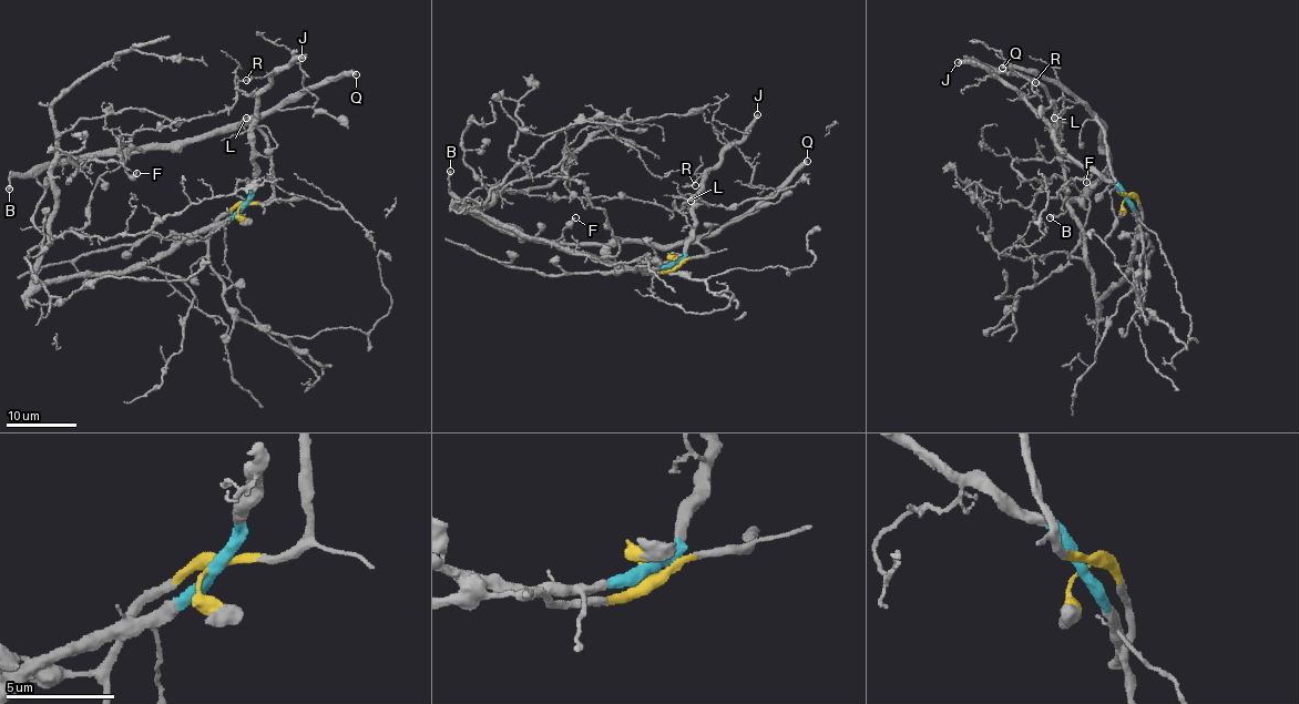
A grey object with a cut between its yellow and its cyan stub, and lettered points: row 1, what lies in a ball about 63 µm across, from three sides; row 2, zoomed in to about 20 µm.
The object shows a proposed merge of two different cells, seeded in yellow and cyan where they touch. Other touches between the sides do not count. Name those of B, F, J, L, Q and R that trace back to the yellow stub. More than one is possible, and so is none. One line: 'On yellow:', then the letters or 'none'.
On yellow: B, F, Q

